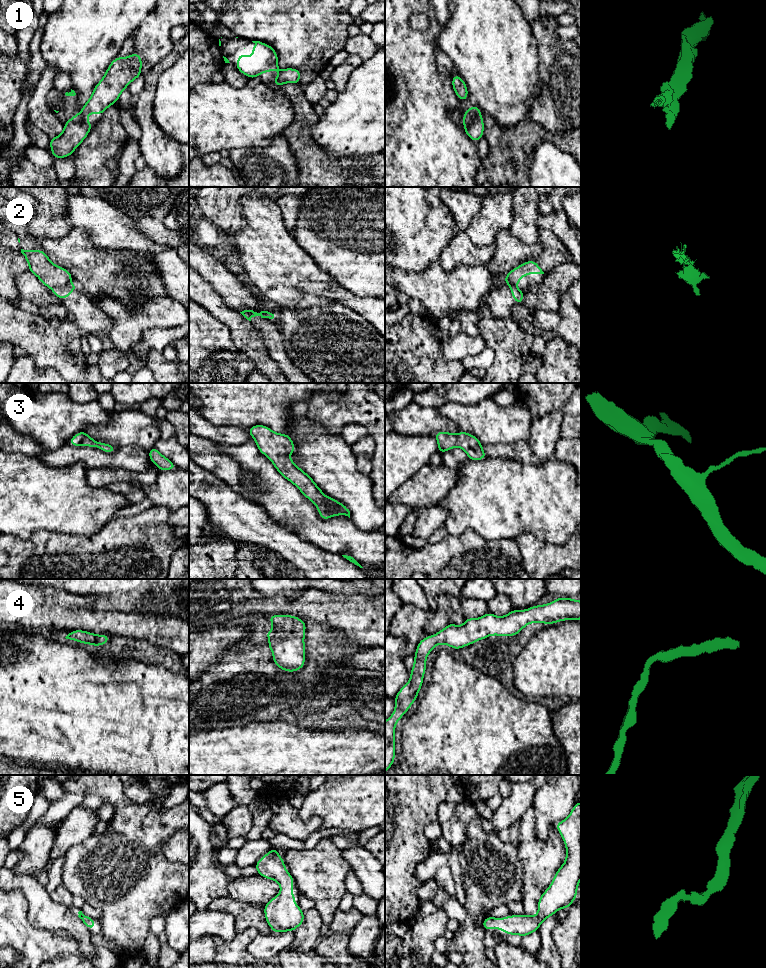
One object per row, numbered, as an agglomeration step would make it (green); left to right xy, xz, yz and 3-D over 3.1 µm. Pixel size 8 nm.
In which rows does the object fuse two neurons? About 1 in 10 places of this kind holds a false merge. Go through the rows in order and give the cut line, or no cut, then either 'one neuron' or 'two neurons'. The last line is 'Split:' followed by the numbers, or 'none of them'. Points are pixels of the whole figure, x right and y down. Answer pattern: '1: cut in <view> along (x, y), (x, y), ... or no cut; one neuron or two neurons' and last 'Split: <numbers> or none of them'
1: no cut; one neuron
2: cut in xy along (69, 283), (52, 289); two neurons
3: no cut; one neuron
4: no cut; one neuron
5: no cut; one neuron
Split: 2

